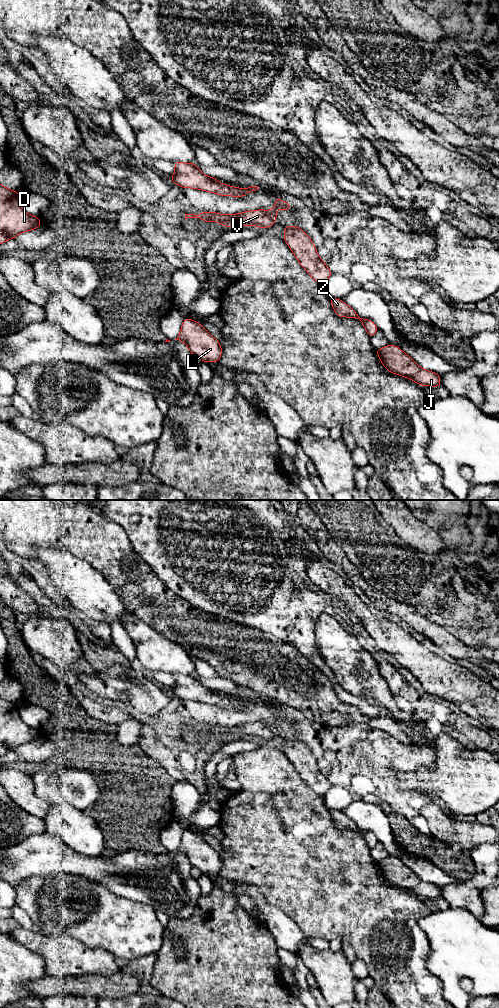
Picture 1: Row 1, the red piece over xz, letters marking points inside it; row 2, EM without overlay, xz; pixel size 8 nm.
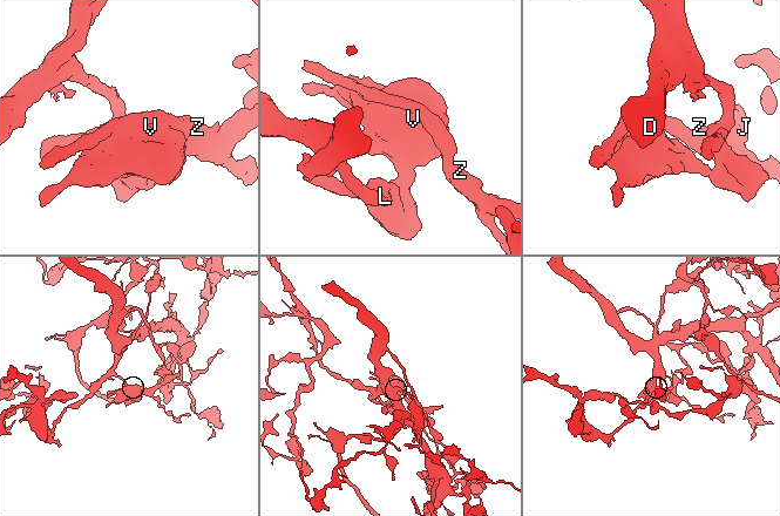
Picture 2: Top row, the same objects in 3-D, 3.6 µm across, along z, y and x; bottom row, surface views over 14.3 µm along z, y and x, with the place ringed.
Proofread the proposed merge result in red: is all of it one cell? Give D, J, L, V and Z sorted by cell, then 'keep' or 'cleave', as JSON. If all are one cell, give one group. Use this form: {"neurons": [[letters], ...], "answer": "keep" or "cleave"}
{"neurons": [["D", "L", "V"], ["J", "Z"]], "answer": "cleave"}

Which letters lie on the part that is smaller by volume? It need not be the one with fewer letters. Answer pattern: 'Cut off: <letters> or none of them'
Cut off: J, Z

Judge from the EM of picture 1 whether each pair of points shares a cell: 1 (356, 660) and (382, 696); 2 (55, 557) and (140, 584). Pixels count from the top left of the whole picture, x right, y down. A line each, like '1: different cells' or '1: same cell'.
1: same cell
2: different cells

